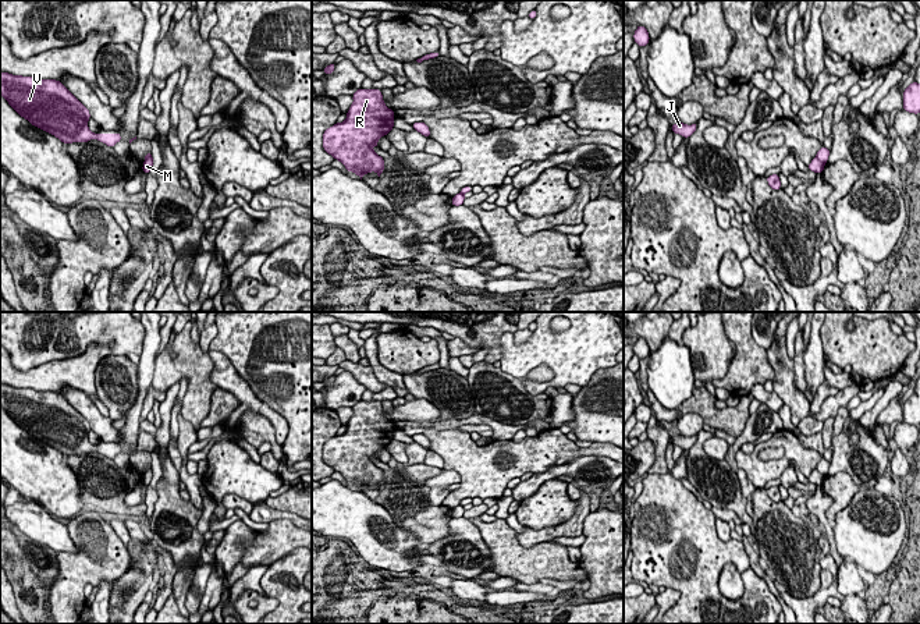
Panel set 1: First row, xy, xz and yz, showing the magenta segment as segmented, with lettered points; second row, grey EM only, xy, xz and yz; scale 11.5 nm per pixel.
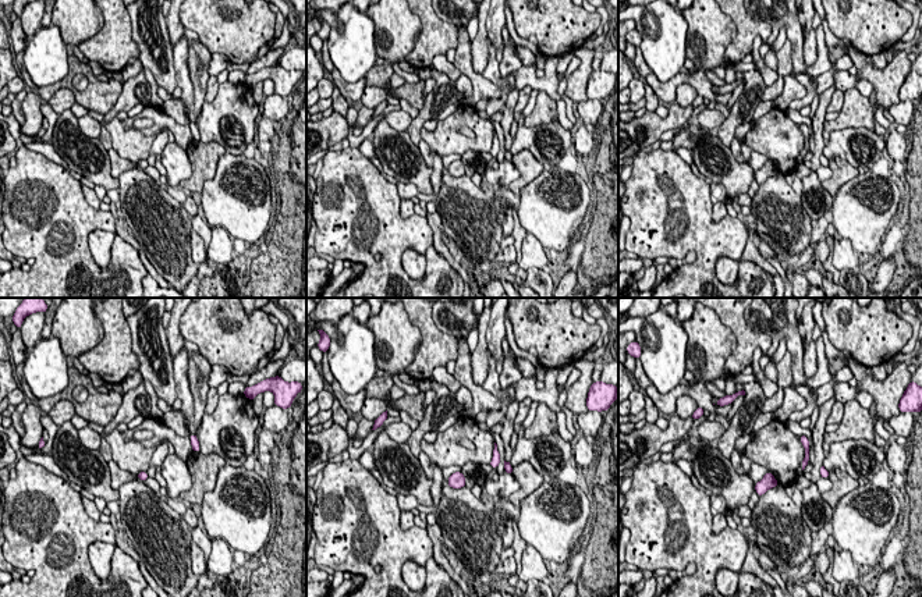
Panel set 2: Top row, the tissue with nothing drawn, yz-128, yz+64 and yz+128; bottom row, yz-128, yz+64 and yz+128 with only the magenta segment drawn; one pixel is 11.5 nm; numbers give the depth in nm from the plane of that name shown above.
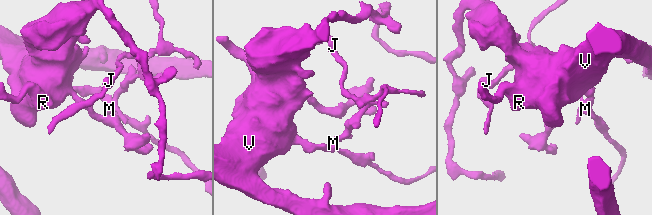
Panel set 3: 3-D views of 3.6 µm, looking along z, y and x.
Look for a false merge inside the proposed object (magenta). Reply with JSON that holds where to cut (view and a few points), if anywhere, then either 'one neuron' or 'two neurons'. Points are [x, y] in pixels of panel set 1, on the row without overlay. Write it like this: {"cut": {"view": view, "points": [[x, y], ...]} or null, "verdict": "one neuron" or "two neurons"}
{"cut": {"view": "yz", "points": [[816, 468], [824, 475]]}, "verdict": "two neurons"}

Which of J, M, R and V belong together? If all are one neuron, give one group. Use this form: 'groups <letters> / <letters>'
groups J M / R V

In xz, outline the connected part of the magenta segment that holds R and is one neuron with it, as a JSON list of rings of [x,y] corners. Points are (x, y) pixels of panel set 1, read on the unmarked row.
[[[358,401],[344,435],[337,435],[323,446],[323,461],[340,472],[347,483],[362,489],[370,483],[384,483],[384,471],[370,458],[394,440],[394,422],[384,416],[381,401]]]

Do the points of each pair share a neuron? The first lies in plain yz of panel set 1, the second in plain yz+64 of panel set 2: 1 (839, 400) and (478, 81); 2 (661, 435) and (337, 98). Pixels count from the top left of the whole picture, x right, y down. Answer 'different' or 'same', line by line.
1: same
2: same

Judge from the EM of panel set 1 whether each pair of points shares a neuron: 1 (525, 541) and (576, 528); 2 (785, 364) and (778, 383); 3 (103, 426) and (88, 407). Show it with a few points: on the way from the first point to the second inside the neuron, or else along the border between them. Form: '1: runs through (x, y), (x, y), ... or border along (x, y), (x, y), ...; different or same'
1: runs through (537, 535), (564, 528); same
2: runs through (784, 368), (782, 379); same
3: runs through (99, 422), (89, 411); same

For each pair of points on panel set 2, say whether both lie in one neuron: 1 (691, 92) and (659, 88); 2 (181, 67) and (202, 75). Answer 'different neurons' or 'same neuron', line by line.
1: different neurons
2: different neurons

